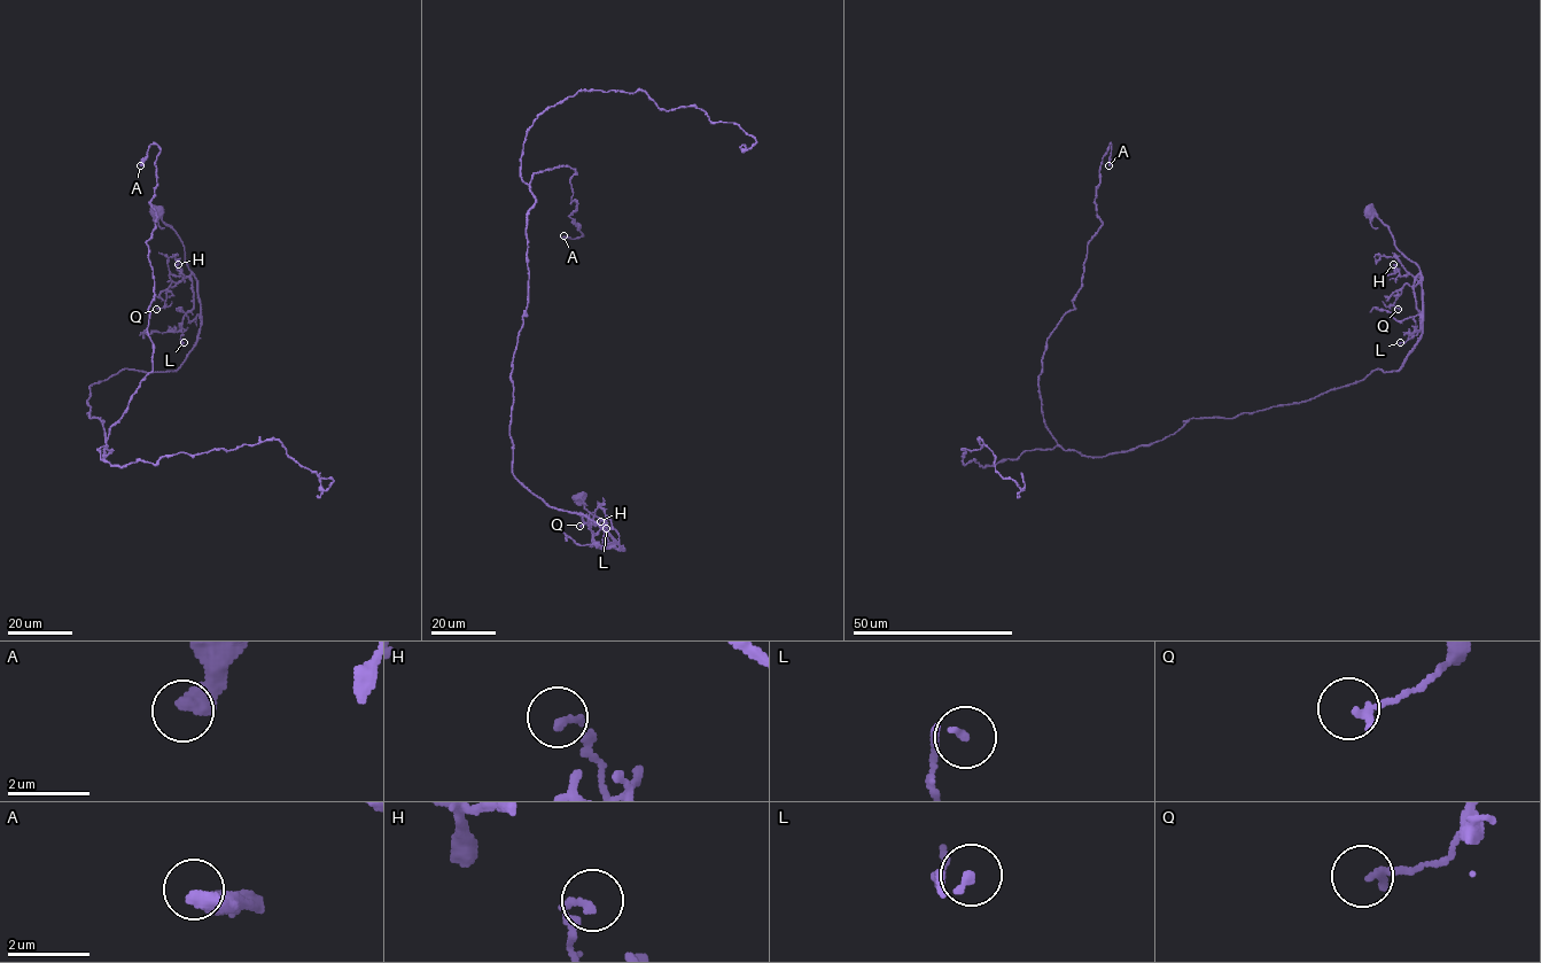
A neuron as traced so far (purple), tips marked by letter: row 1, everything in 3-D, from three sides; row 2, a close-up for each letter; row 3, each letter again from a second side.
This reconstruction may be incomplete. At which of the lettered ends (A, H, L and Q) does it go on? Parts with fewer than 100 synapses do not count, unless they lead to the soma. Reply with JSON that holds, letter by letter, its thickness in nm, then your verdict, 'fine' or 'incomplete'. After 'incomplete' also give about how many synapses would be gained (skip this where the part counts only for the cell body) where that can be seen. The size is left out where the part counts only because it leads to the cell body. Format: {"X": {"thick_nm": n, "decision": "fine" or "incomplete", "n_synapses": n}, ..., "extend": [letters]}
{"A": {"thick_nm": 420, "decision": "fine"}, "H": {"thick_nm": 170, "decision": "fine"}, "L": {"thick_nm": 160, "decision": "fine"}, "Q": {"thick_nm": 190, "decision": "fine"}, "extend": []}

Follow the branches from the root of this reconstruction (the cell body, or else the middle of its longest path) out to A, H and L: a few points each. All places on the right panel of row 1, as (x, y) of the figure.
A: (1368, 211), (1422, 278), (1398, 371), (1086, 457), (1045, 426), (1038, 377), (1111, 145), (1108, 165)
H: (1368, 211), (1376, 215), (1391, 232), (1394, 246), (1418, 266), (1419, 281), (1410, 274), (1401, 276), (1393, 264)
L: (1368, 211), (1371, 209), (1388, 228), (1394, 246), (1419, 271), (1414, 293), (1421, 328), (1400, 342)

